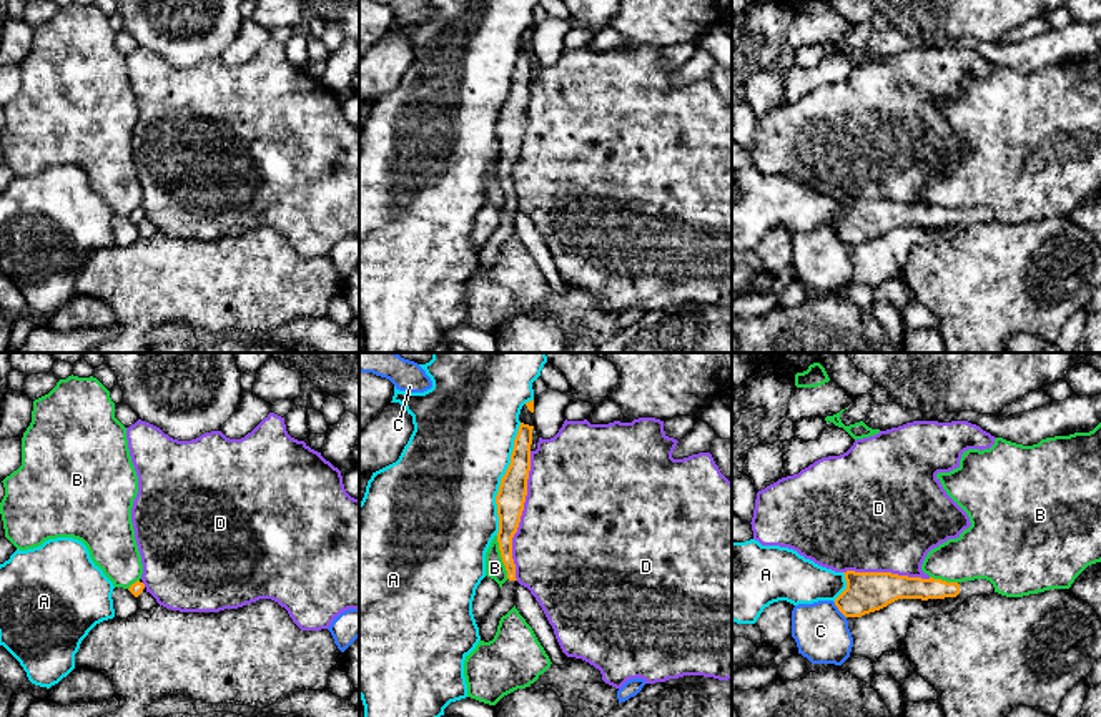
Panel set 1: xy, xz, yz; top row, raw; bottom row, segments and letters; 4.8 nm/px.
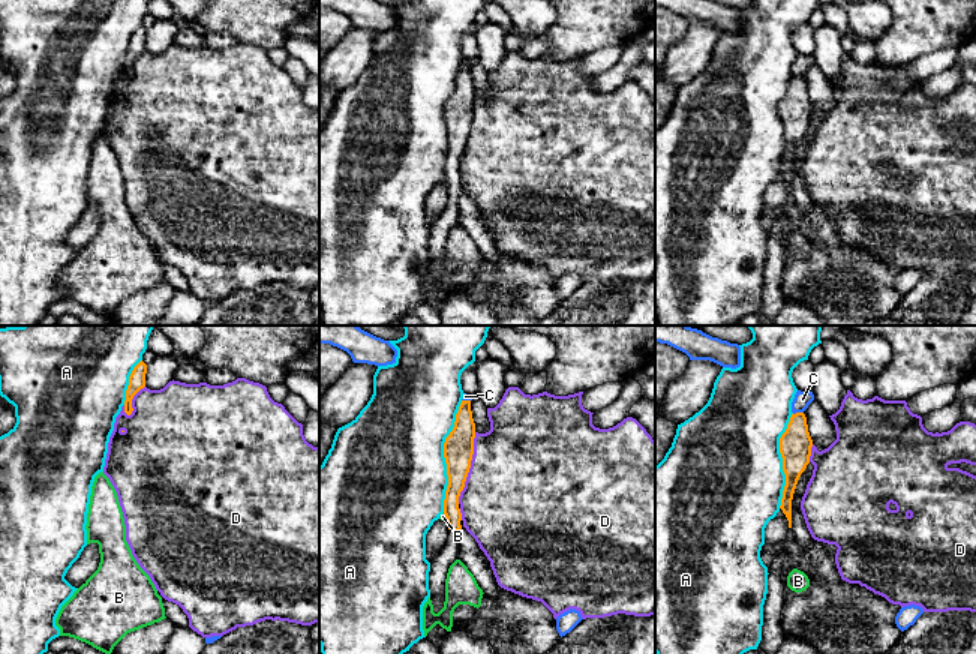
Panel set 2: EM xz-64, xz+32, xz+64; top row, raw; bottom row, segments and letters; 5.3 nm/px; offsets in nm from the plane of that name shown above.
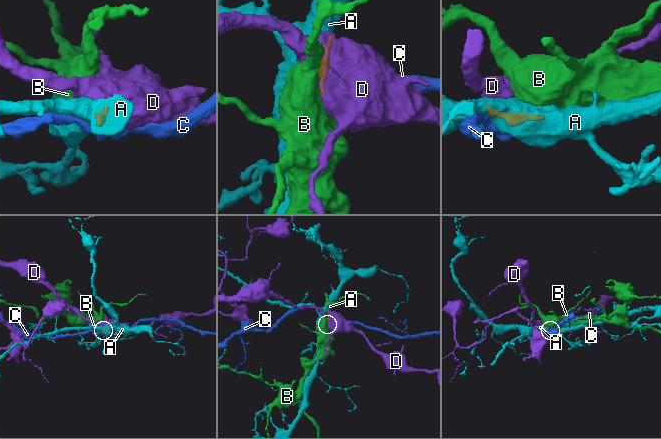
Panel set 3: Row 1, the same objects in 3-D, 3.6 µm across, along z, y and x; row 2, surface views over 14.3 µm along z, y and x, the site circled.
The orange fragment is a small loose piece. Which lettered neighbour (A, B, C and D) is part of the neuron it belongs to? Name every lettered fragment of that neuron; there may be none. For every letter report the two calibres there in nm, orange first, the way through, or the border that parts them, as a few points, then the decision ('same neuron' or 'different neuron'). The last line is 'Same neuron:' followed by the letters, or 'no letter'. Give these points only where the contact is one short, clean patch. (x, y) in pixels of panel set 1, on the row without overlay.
A: 140 nm thick on the orange side, 500 nm on the other; different neuron
B: 130 nm thick on the orange side, 100 nm on the other; border along xz (496, 163), (508, 205); different neuron
C: 200 nm thick on the orange side, 260 nm on the other; border along yz (834, 230), (845, 245); different neuron
D: 140 nm thick on the orange side, 500 nm on the other; different neuron
Same neuron: no letter

